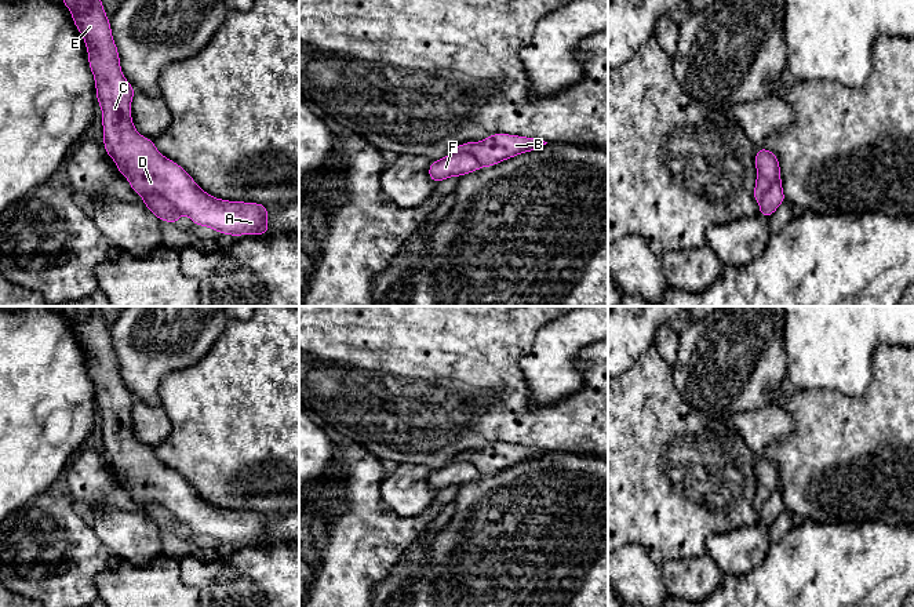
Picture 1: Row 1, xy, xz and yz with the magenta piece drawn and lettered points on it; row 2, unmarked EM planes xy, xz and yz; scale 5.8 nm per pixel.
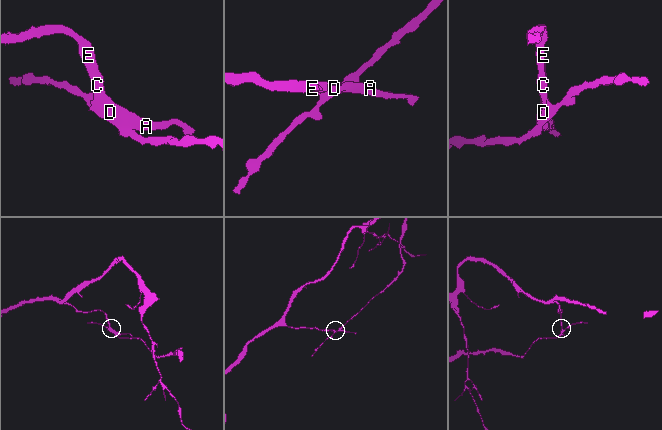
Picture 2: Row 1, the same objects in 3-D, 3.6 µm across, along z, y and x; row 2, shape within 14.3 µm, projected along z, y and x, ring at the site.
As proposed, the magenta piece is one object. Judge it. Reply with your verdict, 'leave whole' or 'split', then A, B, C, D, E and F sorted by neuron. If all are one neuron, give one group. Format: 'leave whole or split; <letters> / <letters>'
split; A B C D E / F

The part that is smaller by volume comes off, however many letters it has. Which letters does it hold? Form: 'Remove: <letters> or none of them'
Remove: F

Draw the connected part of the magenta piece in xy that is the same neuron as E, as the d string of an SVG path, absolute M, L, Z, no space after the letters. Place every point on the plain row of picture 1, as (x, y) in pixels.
M62 306L62 312L70 319L85 350L97 410L102 418L105 461L132 499L142 506L161 505L193 533L212 537L218 542L234 546L266 544L266 515L212 506L179 473L163 465L152 448L135 439L131 426L135 400L121 381L110 330L101 308Z

